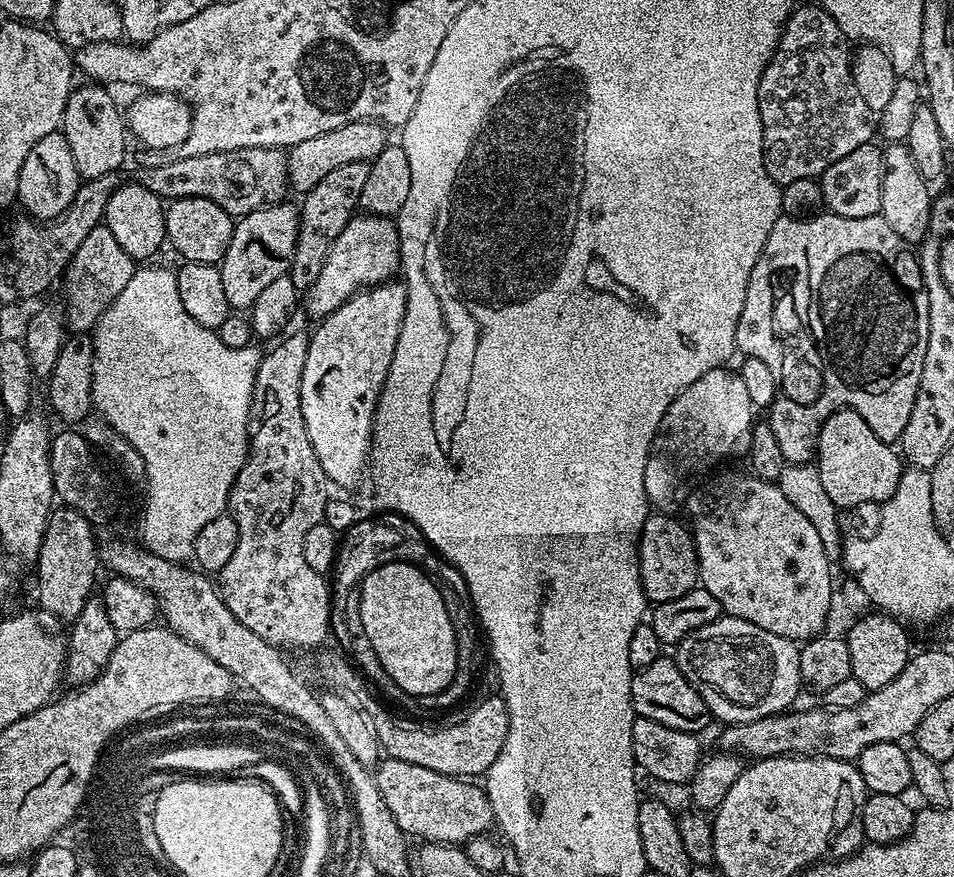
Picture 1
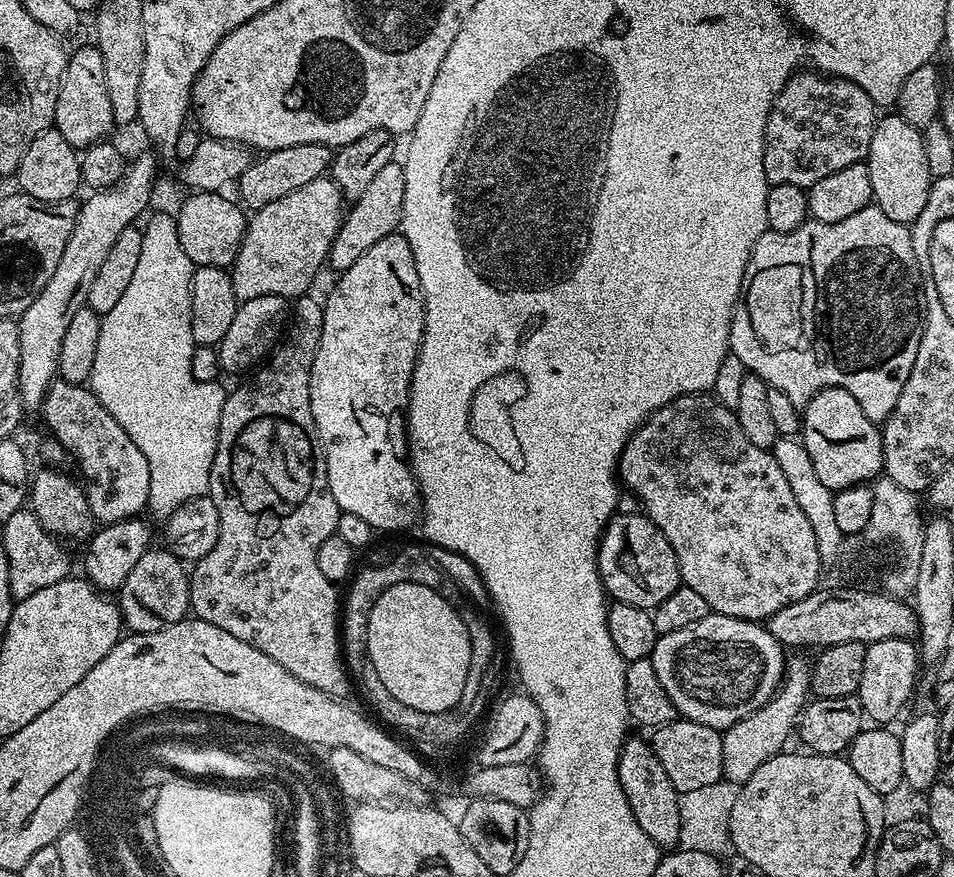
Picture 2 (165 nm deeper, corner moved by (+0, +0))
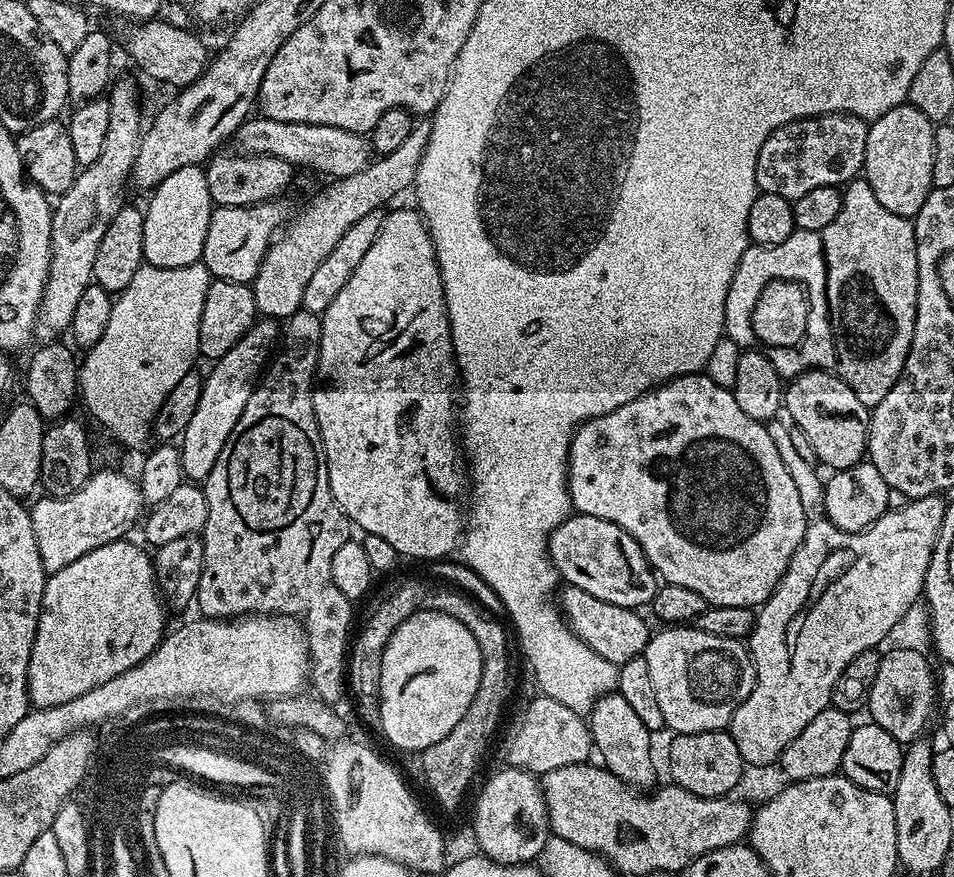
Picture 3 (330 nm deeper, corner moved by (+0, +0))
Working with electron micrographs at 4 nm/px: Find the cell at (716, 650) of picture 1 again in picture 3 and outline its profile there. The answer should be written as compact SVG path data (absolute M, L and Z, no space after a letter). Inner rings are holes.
M664 626L661 632L649 635L643 658L650 669L650 682L658 697L665 725L676 734L698 734L719 732L727 729L732 722L734 710L754 690L756 685L756 663L752 654L739 640L718 638L718 634L706 634L694 626Z

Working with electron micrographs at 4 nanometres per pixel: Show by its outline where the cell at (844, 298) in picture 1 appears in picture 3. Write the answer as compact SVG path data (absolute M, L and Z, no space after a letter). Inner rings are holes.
M857 178L848 181L846 187L842 192L842 208L838 214L838 218L834 218L834 222L830 222L830 226L826 226L822 230L810 230L809 232L801 232L799 230L792 233L790 238L786 238L786 242L778 242L778 246L770 246L764 248L760 244L752 244L744 251L742 258L738 262L738 270L736 276L730 282L730 290L726 298L726 314L724 315L724 330L727 339L734 341L736 345L742 350L755 350L766 354L766 358L770 358L770 363L774 365L774 370L778 370L781 378L795 378L802 375L804 372L819 370L821 372L832 372L838 378L842 378L854 390L854 394L858 394L858 402L862 402L868 409L874 409L878 406L878 402L882 402L882 398L886 398L886 394L890 394L890 390L894 386L894 382L898 382L898 378L904 372L904 363L908 357L910 350L910 342L914 338L914 322L916 321L916 307L918 306L918 254L916 253L916 225L907 216L899 216L890 210L886 210L886 206L882 206L882 202L878 202L878 198L874 198L874 190L870 190L868 181L863 178ZM752 280L768 280L760 288L760 293L757 294L752 289ZM747 308L752 308L752 313L749 316L740 316L740 312L744 312Z

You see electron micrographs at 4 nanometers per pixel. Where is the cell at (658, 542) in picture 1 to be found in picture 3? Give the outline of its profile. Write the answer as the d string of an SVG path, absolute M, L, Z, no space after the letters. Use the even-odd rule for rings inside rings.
M569 515L548 534L548 558L565 585L586 590L586 594L614 602L614 606L643 609L643 604L651 605L658 587L658 577L636 539L606 518Z

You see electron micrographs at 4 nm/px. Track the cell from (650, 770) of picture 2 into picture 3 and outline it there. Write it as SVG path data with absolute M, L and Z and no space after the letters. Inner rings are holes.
M619 690L607 692L604 696L598 697L594 702L592 711L587 713L588 728L592 731L592 742L595 755L599 763L607 768L609 772L614 773L624 784L627 784L637 790L644 790L648 783L656 776L656 768L652 765L652 740L653 733L649 732L646 726L642 726L642 721L638 719L638 713L633 710L622 698Z

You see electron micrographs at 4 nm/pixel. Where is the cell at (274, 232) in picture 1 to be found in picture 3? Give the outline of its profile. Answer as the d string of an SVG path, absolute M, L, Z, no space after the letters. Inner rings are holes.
M417 119L413 123L410 138L406 138L406 142L402 142L402 146L398 146L398 150L373 159L363 172L341 176L333 179L331 182L325 183L328 185L321 192L314 193L305 202L304 209L293 220L291 217L283 225L282 231L273 239L271 246L266 250L260 269L256 277L252 279L250 285L254 294L257 313L261 317L271 317L277 322L283 322L289 316L295 314L295 312L301 311L302 293L306 290L306 285L310 282L310 277L314 275L314 270L318 270L318 265L326 259L326 254L330 254L330 250L334 250L334 246L338 246L338 238L342 238L342 234L346 234L346 230L350 230L350 226L354 226L354 222L358 222L358 218L364 218L370 212L383 209L383 204L389 203L388 205L391 205L393 203L391 200L399 192L404 192L407 188L409 191L415 185L418 162L422 160L422 154L428 145L431 129L431 119Z

